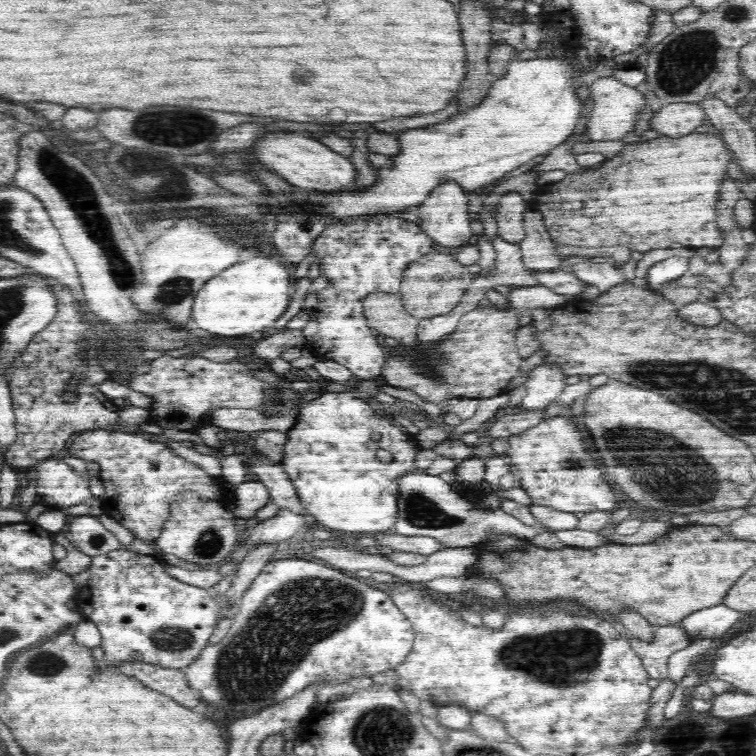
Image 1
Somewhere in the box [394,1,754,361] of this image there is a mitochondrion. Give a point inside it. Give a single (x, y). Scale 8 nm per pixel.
(686, 61)

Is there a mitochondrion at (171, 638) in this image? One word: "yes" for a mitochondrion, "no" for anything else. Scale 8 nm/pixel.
yes

